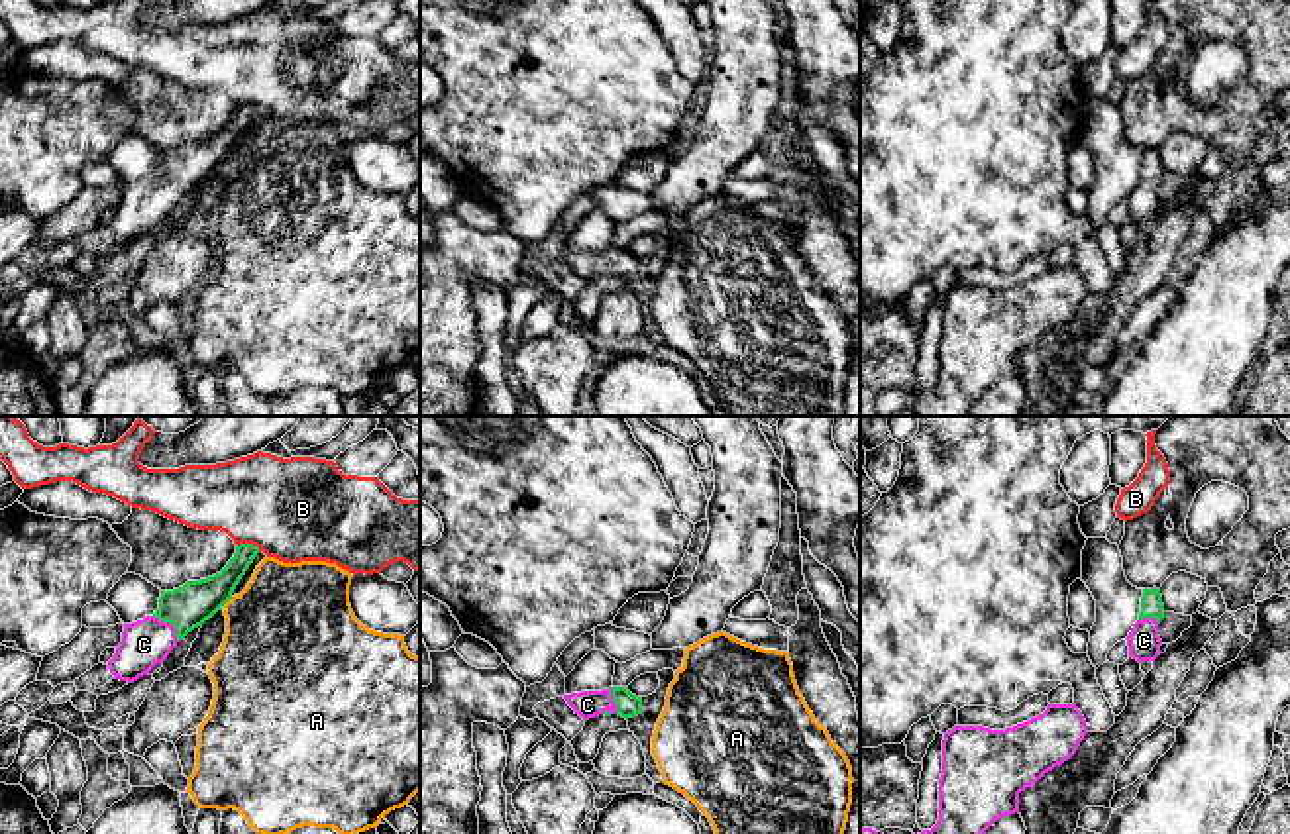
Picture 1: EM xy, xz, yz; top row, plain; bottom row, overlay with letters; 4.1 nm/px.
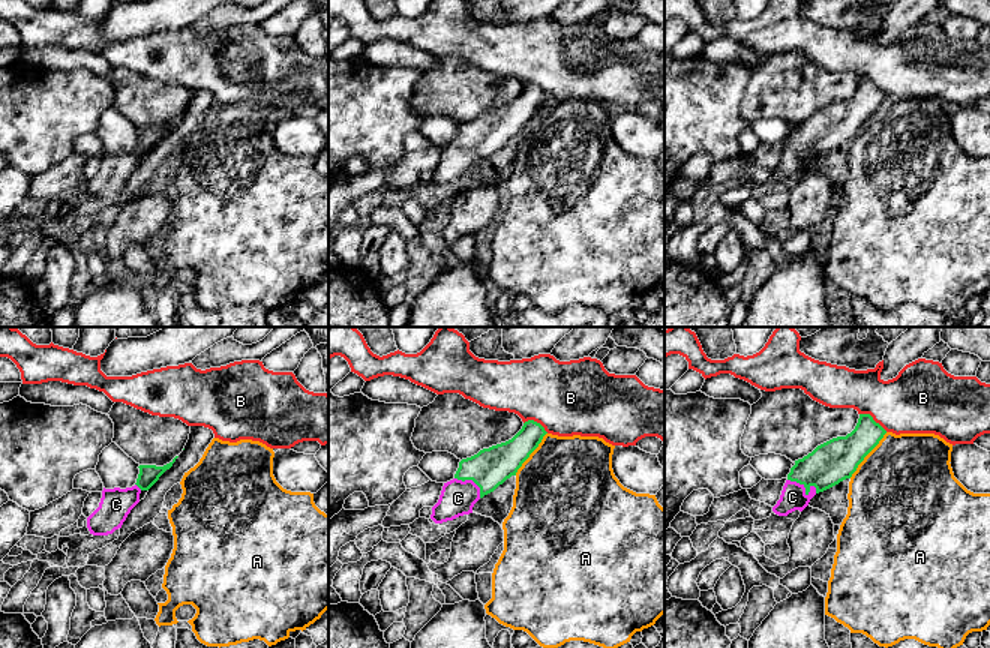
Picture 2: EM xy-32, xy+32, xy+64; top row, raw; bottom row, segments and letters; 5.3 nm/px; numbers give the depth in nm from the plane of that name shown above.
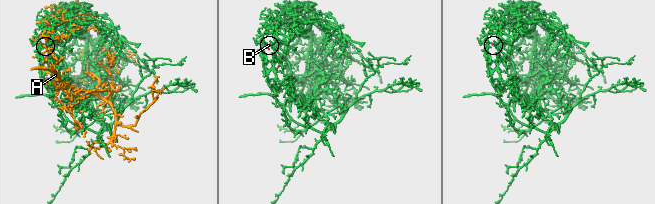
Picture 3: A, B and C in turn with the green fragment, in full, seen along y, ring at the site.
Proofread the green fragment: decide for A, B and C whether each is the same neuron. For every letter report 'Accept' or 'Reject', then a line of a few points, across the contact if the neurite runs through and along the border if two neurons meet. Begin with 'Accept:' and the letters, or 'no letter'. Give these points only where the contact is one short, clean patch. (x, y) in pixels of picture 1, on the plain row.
Accept: C
A: Reject
B: Reject
C: Accept. Line: xy (191, 165), (169, 183), (144, 205)

